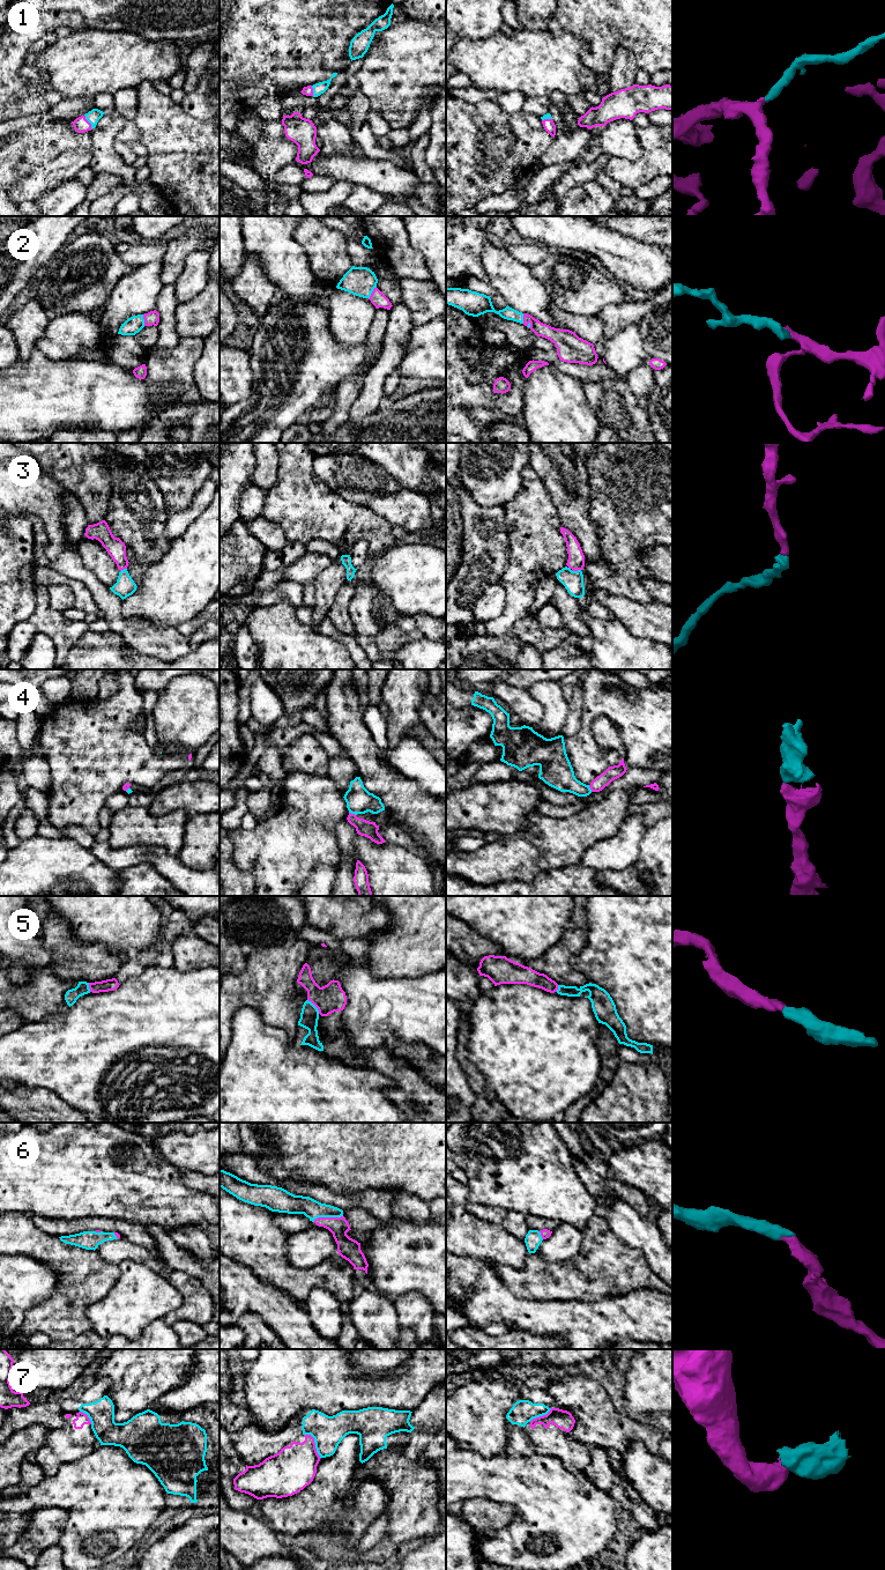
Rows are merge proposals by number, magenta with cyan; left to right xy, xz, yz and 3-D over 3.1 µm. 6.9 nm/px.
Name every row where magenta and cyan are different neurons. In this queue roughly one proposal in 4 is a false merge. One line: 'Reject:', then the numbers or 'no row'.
Reject: 7

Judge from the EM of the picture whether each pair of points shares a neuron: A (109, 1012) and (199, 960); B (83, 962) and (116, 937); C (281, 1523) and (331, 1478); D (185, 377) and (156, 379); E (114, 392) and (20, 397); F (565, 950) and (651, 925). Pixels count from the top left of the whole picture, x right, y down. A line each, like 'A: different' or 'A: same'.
A: different
B: different
C: same
D: same
E: same
F: different

